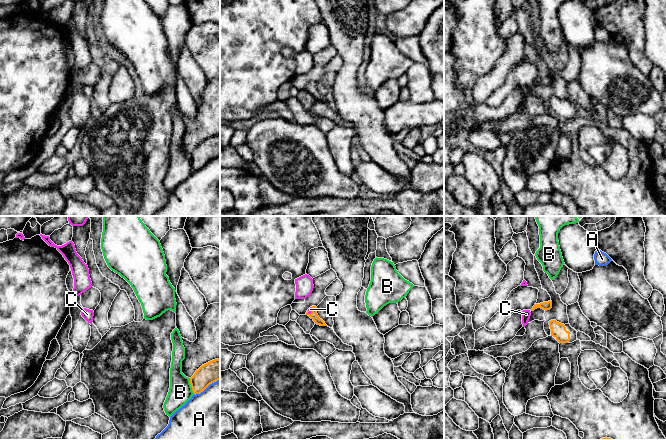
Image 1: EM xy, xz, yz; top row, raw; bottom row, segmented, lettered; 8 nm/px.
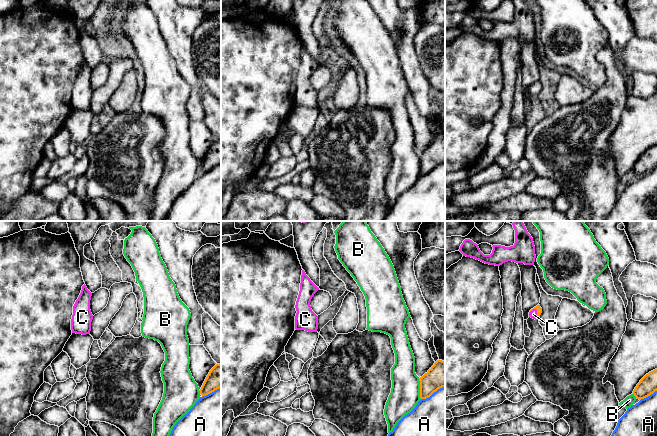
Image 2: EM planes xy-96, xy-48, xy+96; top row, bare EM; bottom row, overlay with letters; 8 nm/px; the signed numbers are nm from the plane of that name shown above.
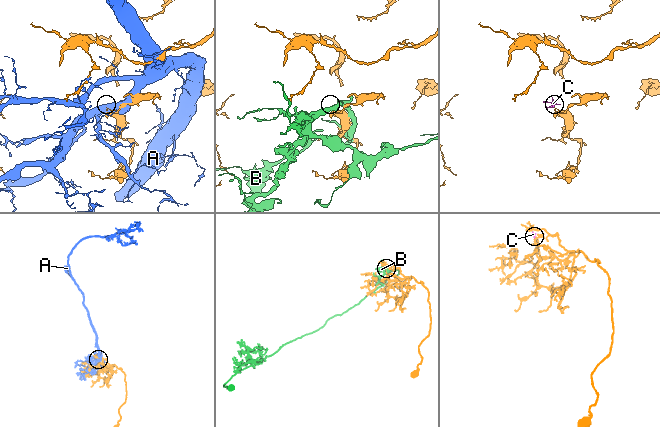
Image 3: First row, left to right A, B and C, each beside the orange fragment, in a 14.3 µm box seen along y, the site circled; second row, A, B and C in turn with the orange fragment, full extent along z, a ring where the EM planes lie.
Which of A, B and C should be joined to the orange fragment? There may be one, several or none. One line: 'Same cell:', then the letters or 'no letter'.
Same cell: C

